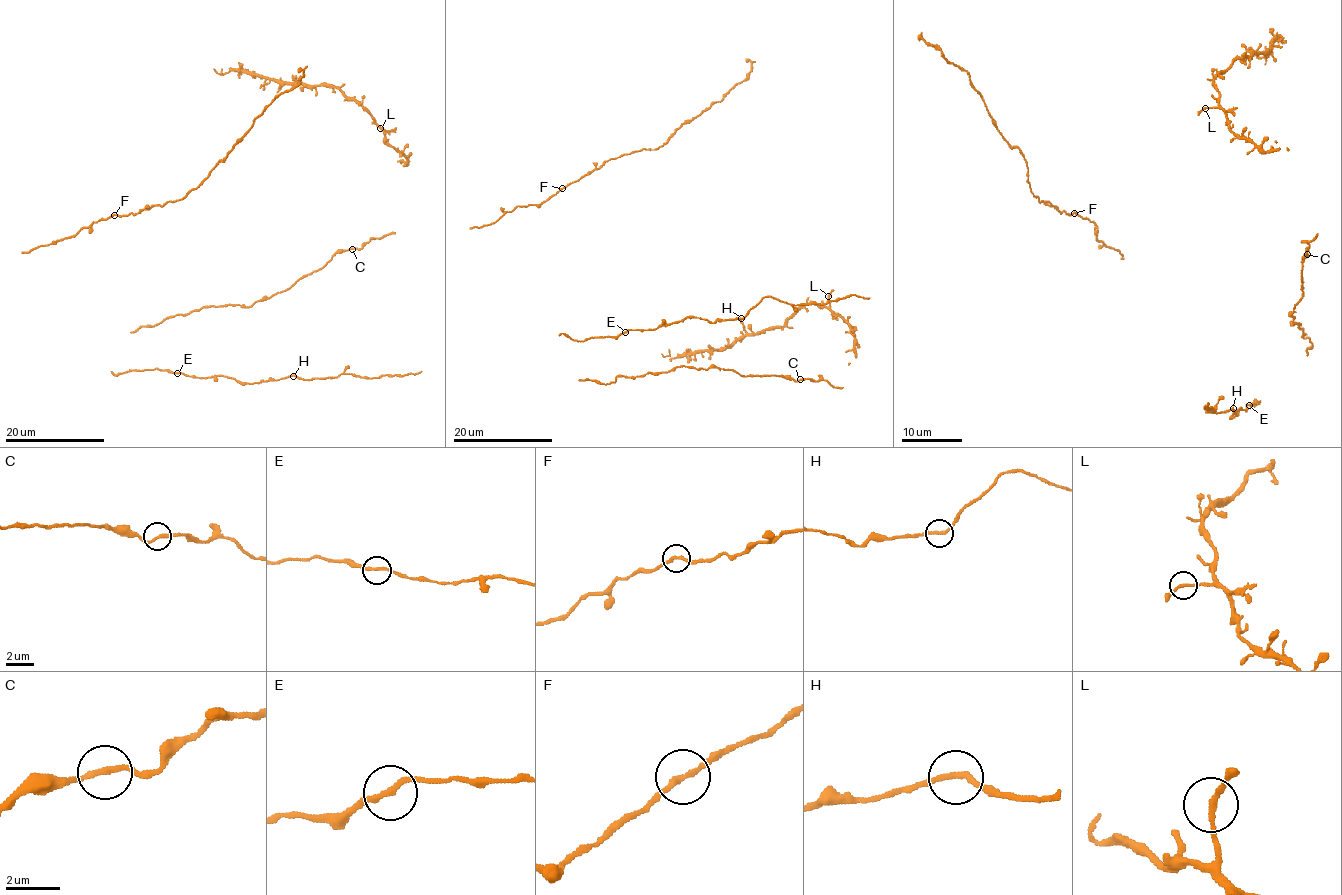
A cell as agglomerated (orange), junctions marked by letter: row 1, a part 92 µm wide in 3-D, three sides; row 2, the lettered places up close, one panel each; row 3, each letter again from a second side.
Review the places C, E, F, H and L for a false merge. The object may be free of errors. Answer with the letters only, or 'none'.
none

